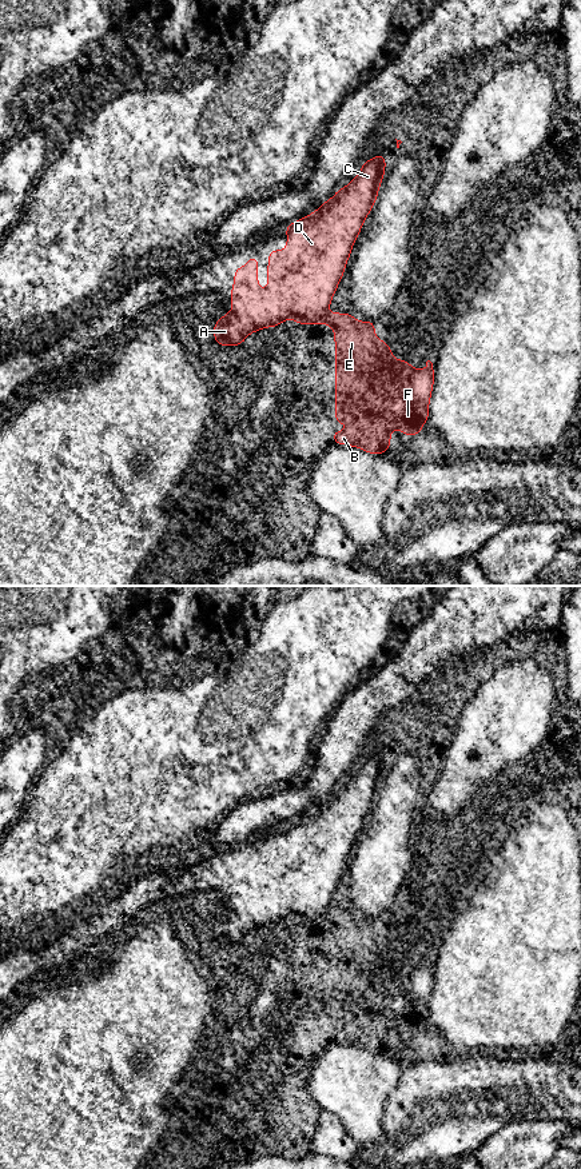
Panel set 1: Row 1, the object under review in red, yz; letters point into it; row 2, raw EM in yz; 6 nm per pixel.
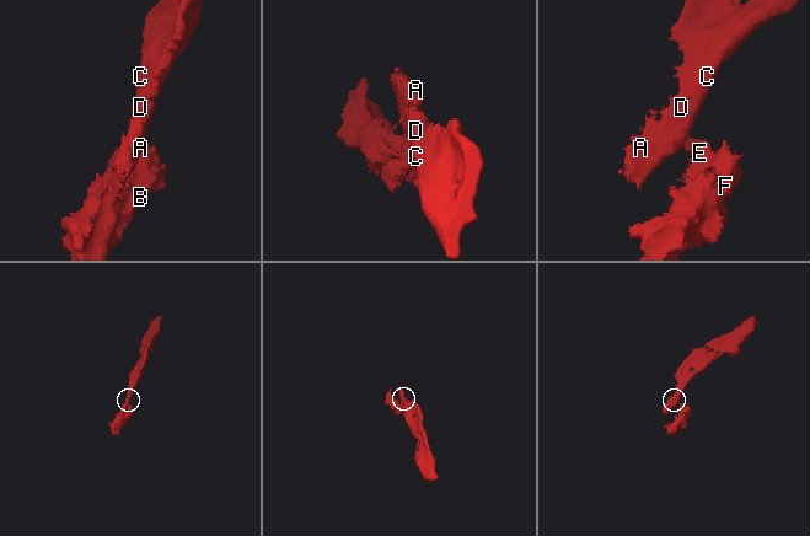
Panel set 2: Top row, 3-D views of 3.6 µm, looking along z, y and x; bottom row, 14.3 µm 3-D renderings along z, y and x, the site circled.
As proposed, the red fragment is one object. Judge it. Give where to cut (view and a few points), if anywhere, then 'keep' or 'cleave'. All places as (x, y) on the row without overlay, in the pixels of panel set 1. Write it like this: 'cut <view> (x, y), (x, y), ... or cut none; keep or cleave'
cut yz (326, 910), (315, 920); cleave

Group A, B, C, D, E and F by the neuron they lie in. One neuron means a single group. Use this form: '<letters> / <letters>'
A C D / B E F

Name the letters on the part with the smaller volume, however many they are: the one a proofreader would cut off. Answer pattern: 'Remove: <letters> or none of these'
Remove: B, E, F

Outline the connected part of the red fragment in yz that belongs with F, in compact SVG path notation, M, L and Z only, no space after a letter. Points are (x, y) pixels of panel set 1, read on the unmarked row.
M323 911L317 921L334 926L335 938L335 1020L349 1021L347 1029L334 1029L334 1042L349 1042L373 1053L390 1048L390 1028L415 1034L429 1017L429 1000L434 982L433 961L418 969L406 958L391 955L385 938L375 937L371 918L358 919L351 911Z

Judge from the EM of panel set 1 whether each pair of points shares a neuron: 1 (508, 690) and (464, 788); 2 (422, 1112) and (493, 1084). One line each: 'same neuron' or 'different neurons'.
1: same neuron
2: same neuron

